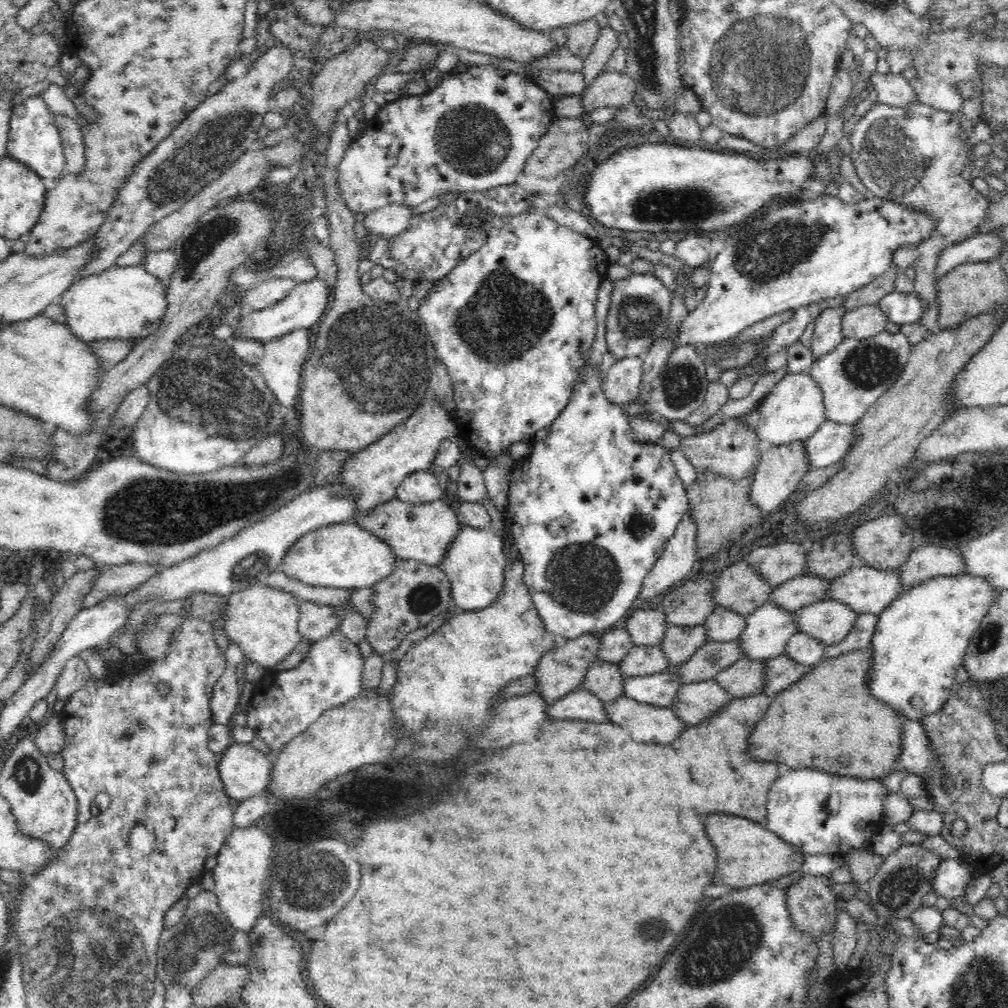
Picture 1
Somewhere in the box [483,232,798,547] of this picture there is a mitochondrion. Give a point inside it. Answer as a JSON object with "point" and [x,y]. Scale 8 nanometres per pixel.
{"point":[637,317]}

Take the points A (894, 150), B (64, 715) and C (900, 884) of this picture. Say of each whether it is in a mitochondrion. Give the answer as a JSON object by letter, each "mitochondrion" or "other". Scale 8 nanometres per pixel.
{"A":"mitochondrion","B":"other","C":"mitochondrion"}

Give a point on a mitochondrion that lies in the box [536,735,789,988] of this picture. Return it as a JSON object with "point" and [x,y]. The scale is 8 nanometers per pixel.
{"point":[654,931]}

